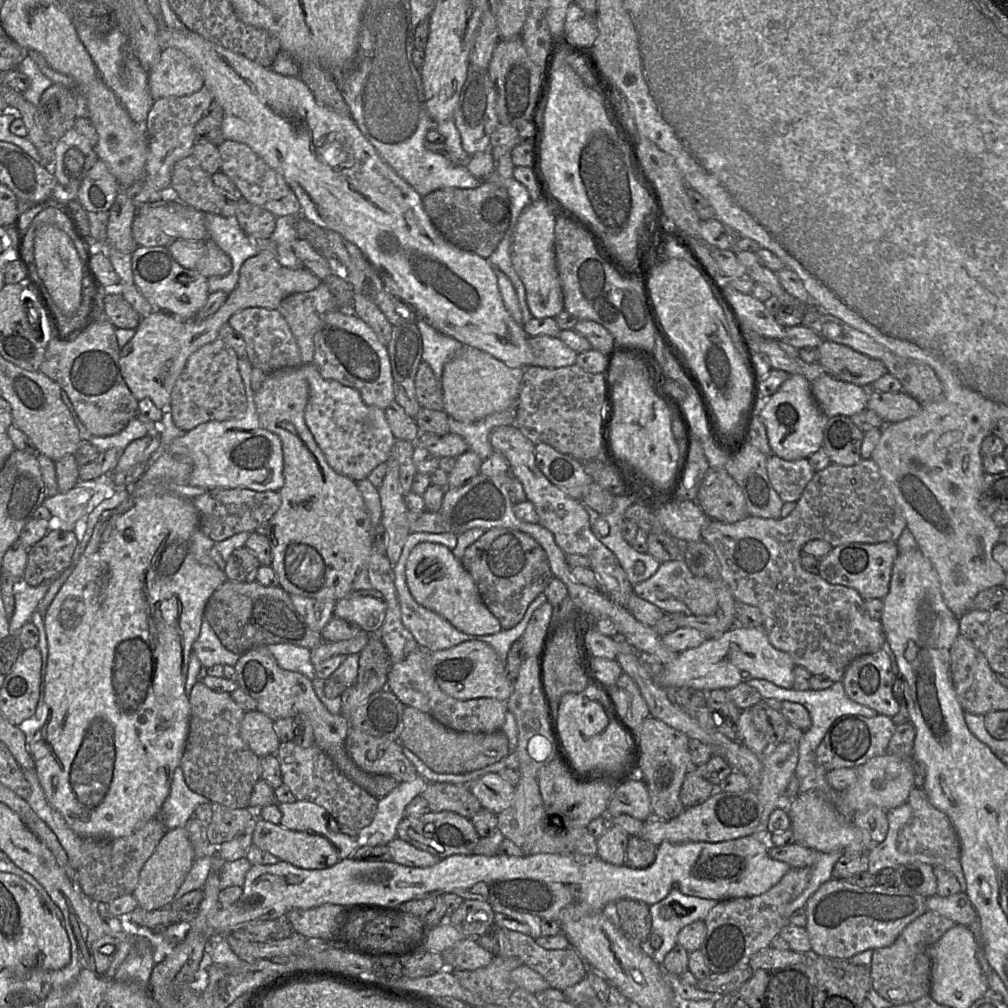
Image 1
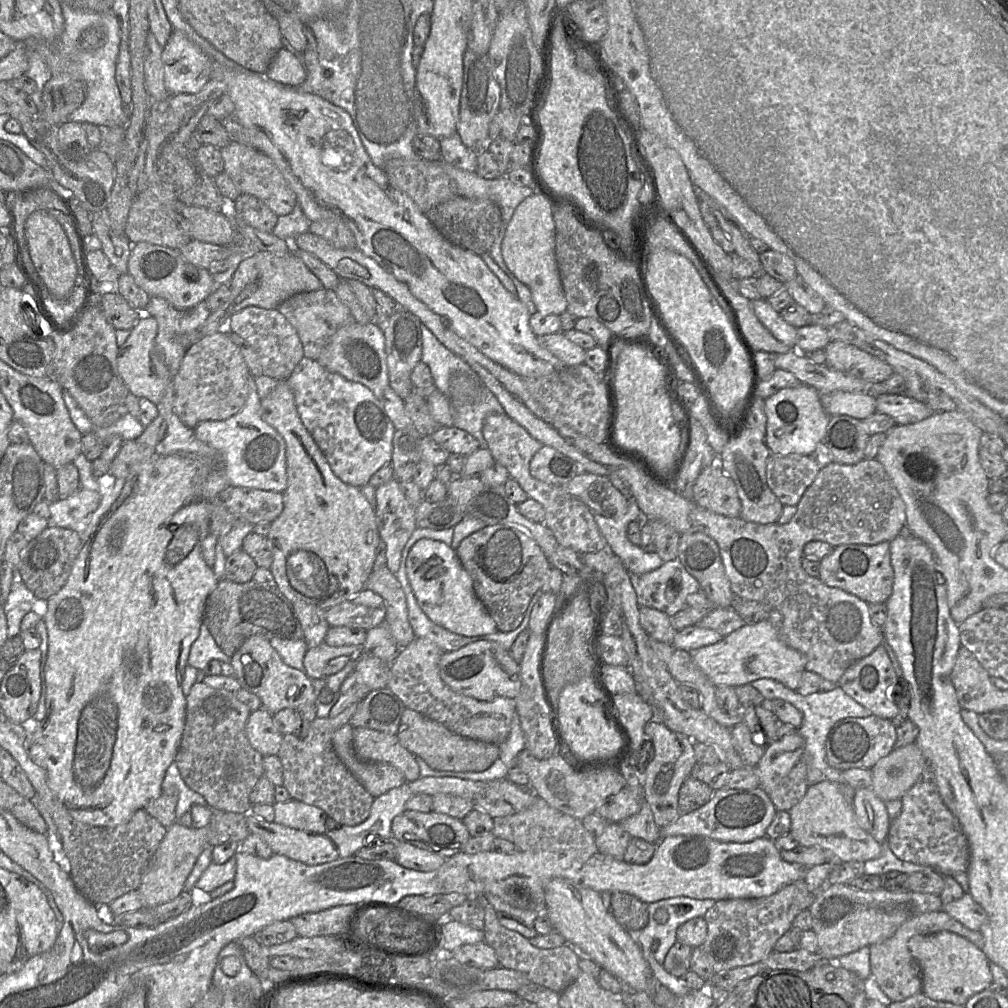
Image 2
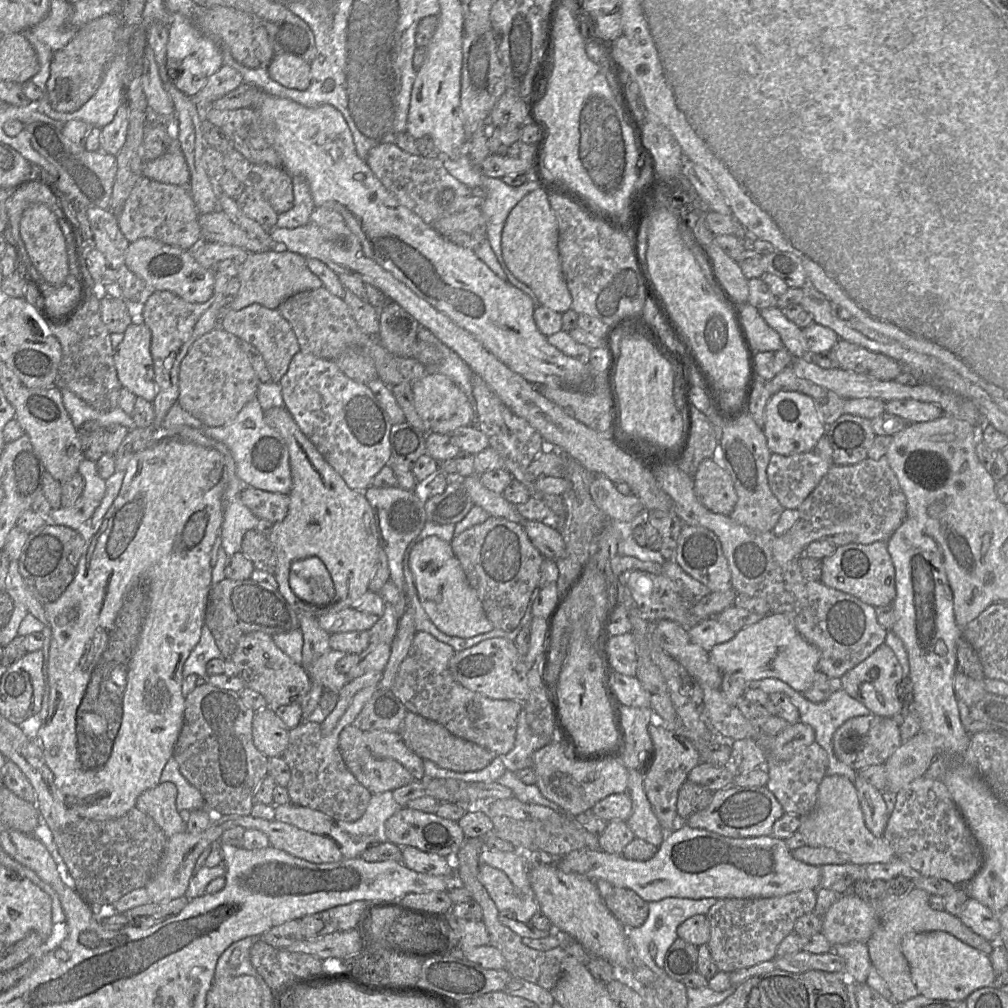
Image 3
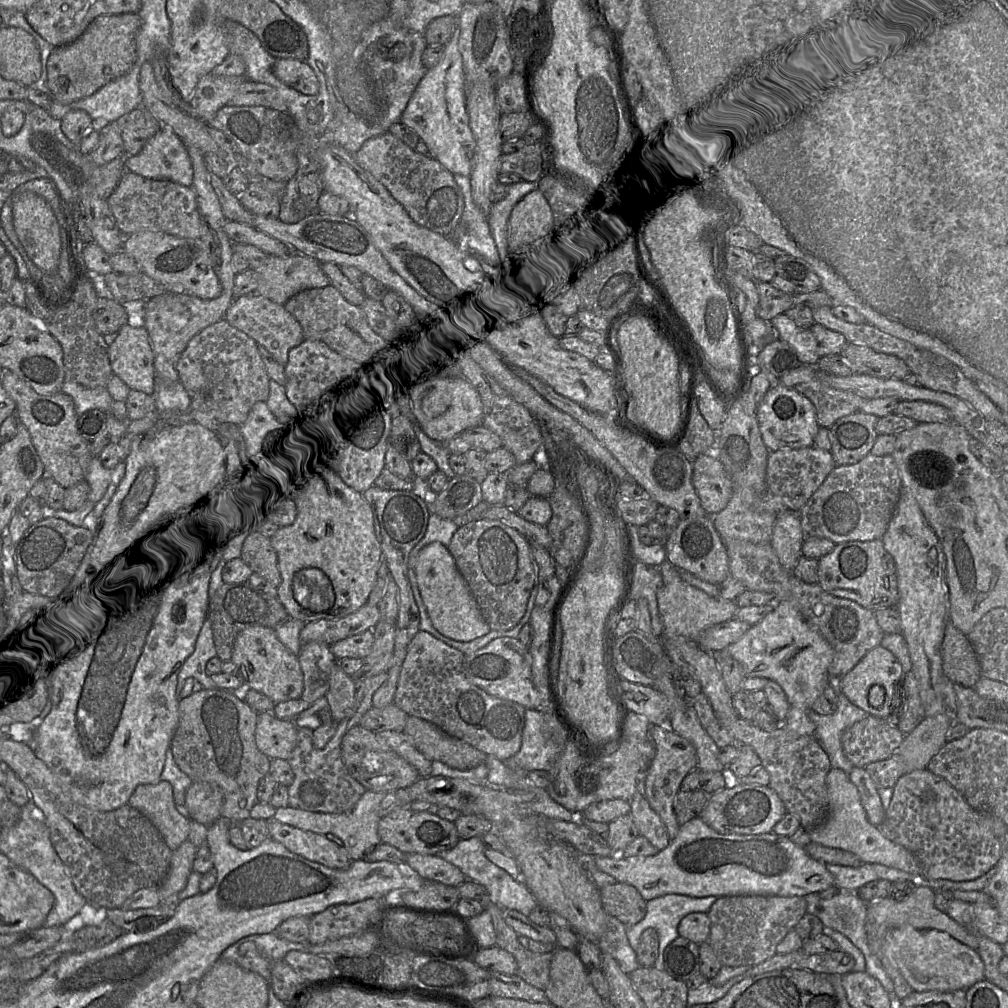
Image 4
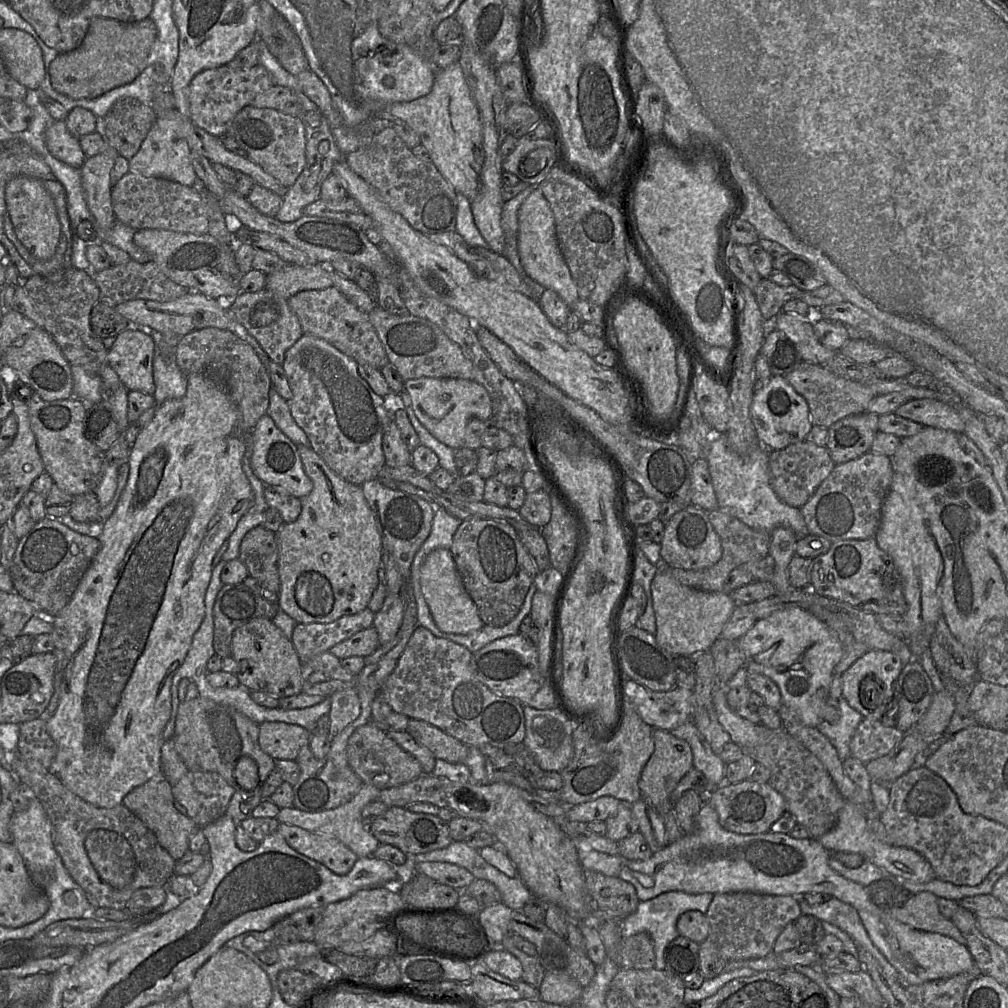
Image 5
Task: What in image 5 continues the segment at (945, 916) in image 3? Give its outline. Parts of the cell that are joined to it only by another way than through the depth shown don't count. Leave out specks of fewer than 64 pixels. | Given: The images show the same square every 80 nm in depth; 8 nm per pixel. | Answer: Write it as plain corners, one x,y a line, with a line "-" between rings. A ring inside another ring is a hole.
924,891
912,894
901,907
886,906
883,908
892,918
901,923
920,931
947,936
966,946
966,939
958,928
939,912
937,901
938,898
934,894

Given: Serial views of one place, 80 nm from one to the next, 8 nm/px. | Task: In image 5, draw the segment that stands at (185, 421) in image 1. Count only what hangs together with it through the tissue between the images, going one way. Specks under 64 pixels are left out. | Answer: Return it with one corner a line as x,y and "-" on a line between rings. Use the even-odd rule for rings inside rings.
208,327
194,330
182,336
176,344
176,363
185,375
203,373
214,379
236,405
250,433
259,419
266,415
269,406
269,392
272,388
268,371
254,349
232,332
215,327

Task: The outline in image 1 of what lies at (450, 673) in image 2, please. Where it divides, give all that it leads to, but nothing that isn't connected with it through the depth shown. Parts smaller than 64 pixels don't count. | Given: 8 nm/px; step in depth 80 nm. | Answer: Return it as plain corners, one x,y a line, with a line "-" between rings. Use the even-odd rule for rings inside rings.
478,640
465,641
449,649
431,652
429,671
443,692
462,701
492,698
506,702
514,689
514,680
506,672
505,661
498,657
490,645

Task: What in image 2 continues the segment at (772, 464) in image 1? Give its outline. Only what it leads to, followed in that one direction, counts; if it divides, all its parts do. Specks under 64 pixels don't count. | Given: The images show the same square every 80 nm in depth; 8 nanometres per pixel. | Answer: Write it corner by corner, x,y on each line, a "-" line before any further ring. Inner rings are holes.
771,454
766,466
767,483
783,506
797,506
820,470
808,455

